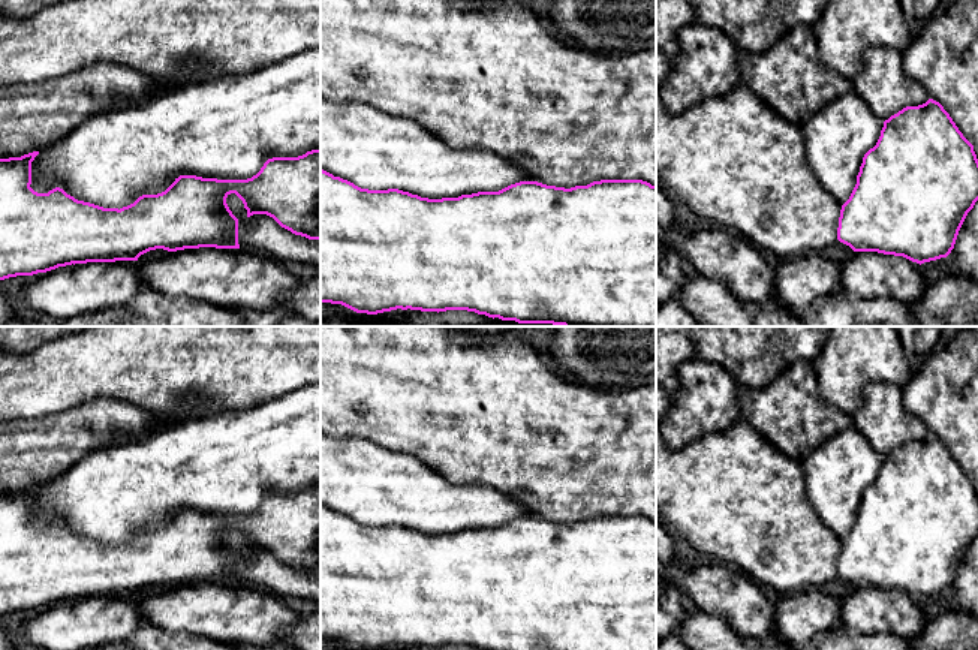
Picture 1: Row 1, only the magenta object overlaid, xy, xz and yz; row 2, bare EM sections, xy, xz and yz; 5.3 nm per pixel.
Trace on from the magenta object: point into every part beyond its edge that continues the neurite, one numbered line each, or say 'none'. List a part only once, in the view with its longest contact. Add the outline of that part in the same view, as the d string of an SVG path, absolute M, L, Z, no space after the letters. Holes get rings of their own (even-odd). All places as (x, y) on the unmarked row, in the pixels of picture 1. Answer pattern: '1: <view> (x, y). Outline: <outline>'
1: xy (226, 463). Outline: M321 383L307 385L301 389L285 394L253 409L223 410L214 415L189 416L172 425L162 427L145 439L102 448L82 457L66 473L39 487L31 497L31 520L37 529L48 529L60 523L78 536L90 538L103 544L123 544L133 539L142 530L165 527L180 511L196 511L217 515L247 515L256 511L264 499L273 493L298 493L312 485L321 484Z

